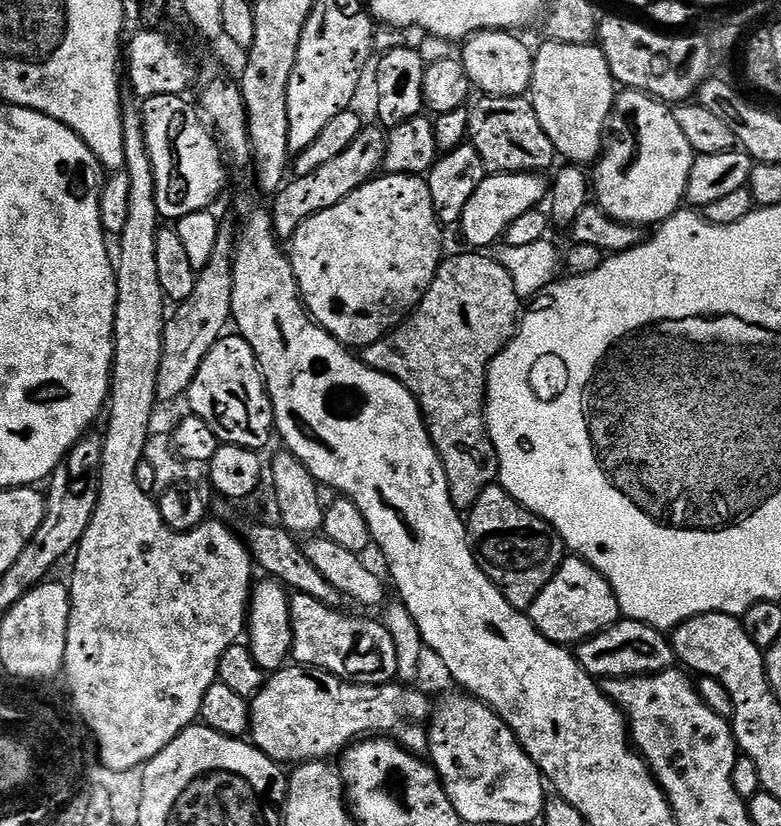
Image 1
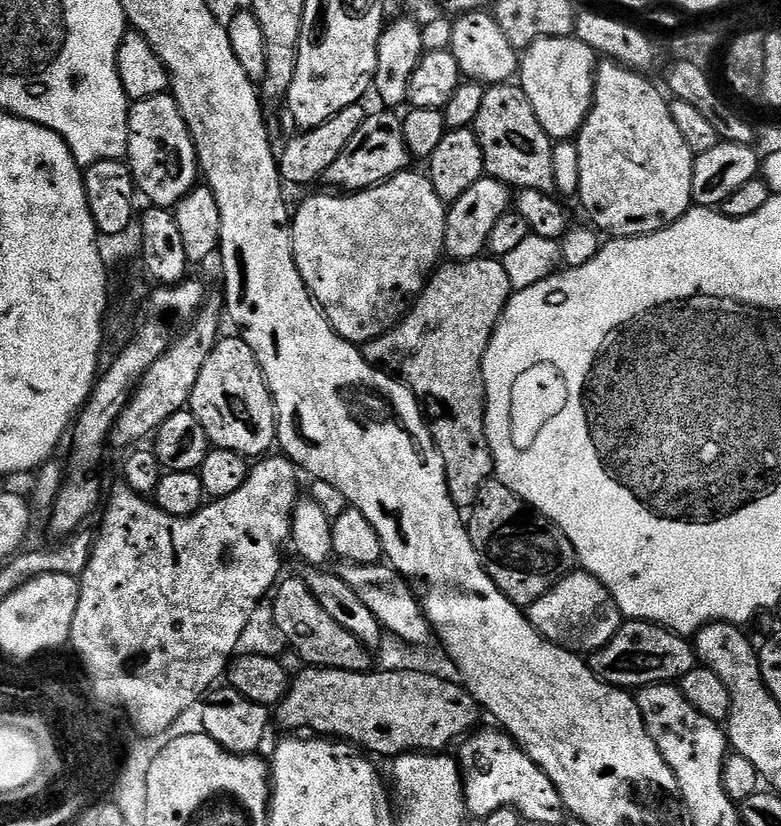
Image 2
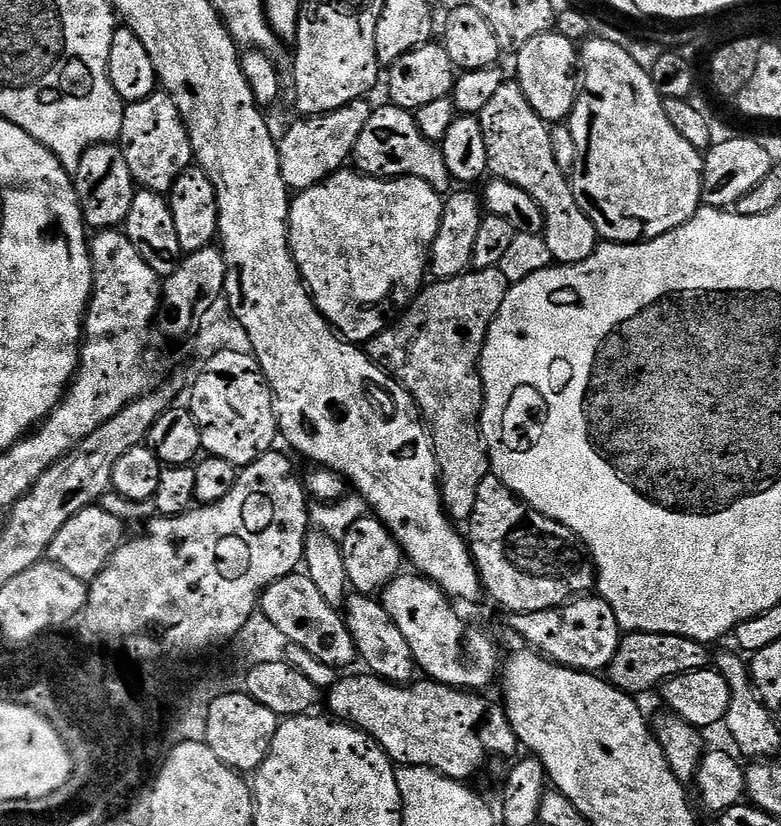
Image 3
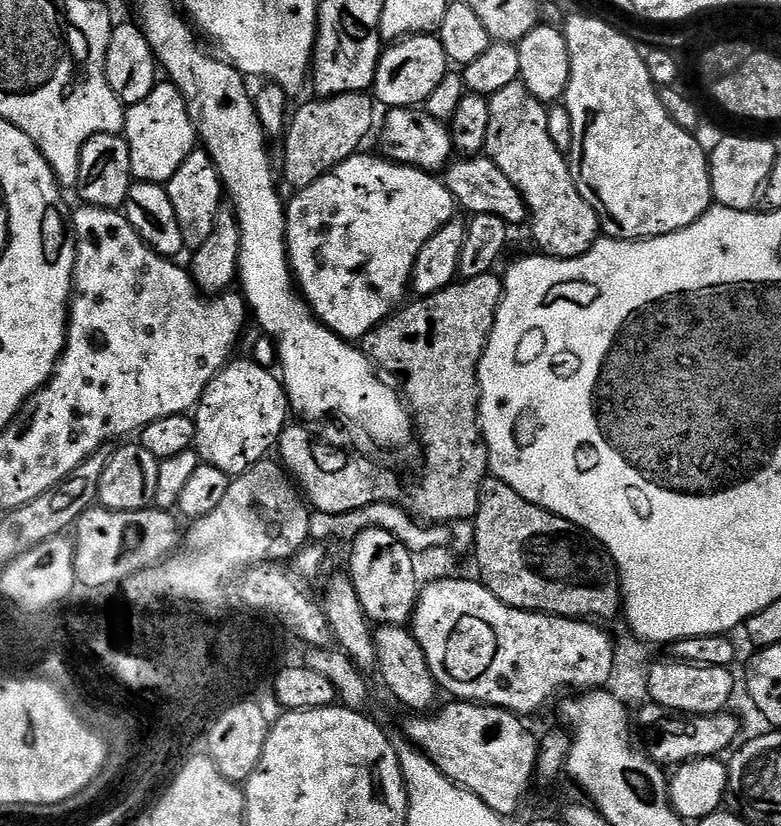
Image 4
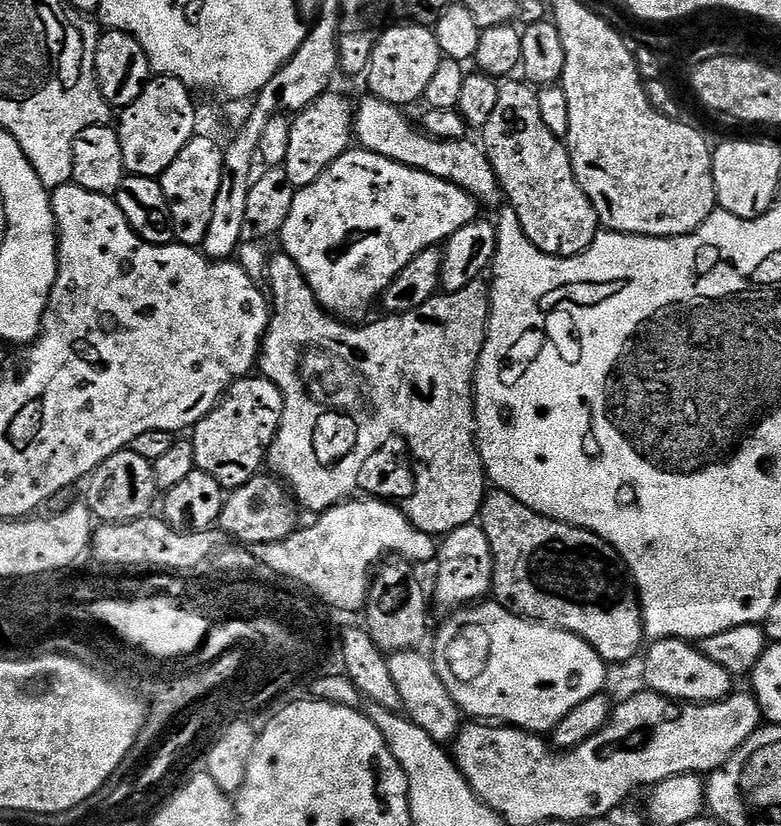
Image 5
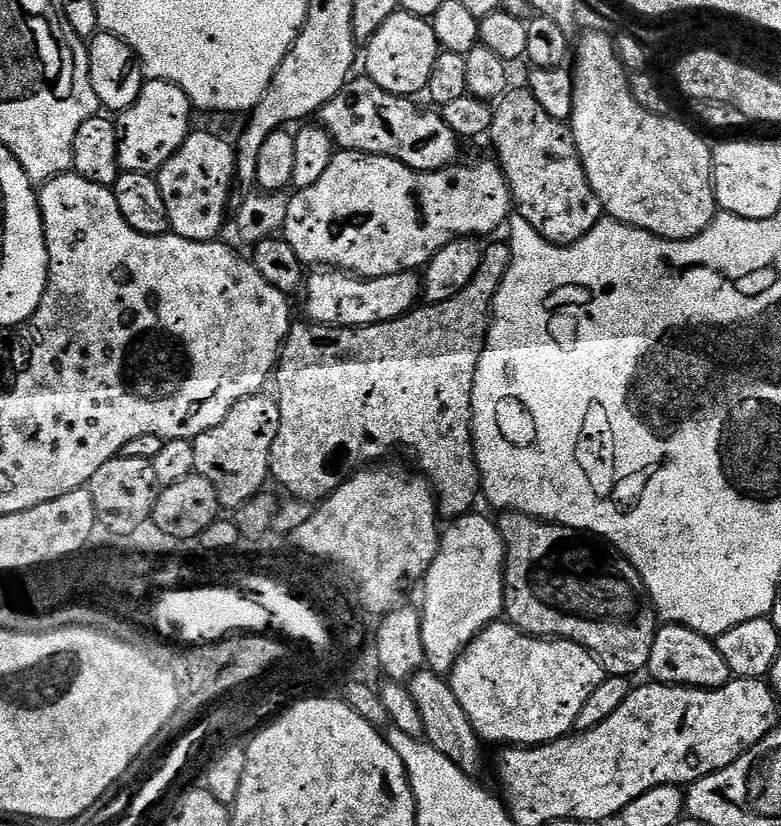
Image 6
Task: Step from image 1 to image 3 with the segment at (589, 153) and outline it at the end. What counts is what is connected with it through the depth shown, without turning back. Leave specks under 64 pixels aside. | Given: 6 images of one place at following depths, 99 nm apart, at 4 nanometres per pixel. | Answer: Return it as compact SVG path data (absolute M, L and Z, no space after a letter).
M555 30L542 34L538 38L530 38L526 46L515 53L516 76L522 94L526 94L526 102L534 106L534 110L549 125L555 126L567 121L572 115L572 107L576 105L576 97L580 91L582 69L577 41L562 38Z

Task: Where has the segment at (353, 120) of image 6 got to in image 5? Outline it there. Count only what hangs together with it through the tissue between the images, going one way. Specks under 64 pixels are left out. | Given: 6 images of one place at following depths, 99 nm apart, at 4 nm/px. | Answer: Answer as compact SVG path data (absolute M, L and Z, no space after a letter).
M371 94L365 97L365 100L361 104L357 103L354 108L354 140L365 152L373 152L402 166L422 170L434 178L442 178L470 194L476 199L477 205L489 204L493 210L501 207L502 193L498 178L494 174L494 166L490 166L490 158L477 141L475 144L471 138L436 140L417 125L416 129L400 113L403 111L397 105L380 100Z

